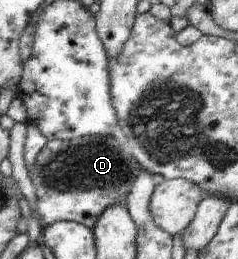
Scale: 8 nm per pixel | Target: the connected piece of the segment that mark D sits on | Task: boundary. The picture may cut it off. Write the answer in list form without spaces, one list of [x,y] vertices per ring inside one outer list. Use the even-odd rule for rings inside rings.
[[[79,136],[72,140],[49,139],[37,154],[35,169],[29,173],[37,195],[37,216],[43,225],[62,221],[77,222],[91,228],[97,223],[102,211],[115,204],[126,207],[132,183],[140,165],[117,136]]]

